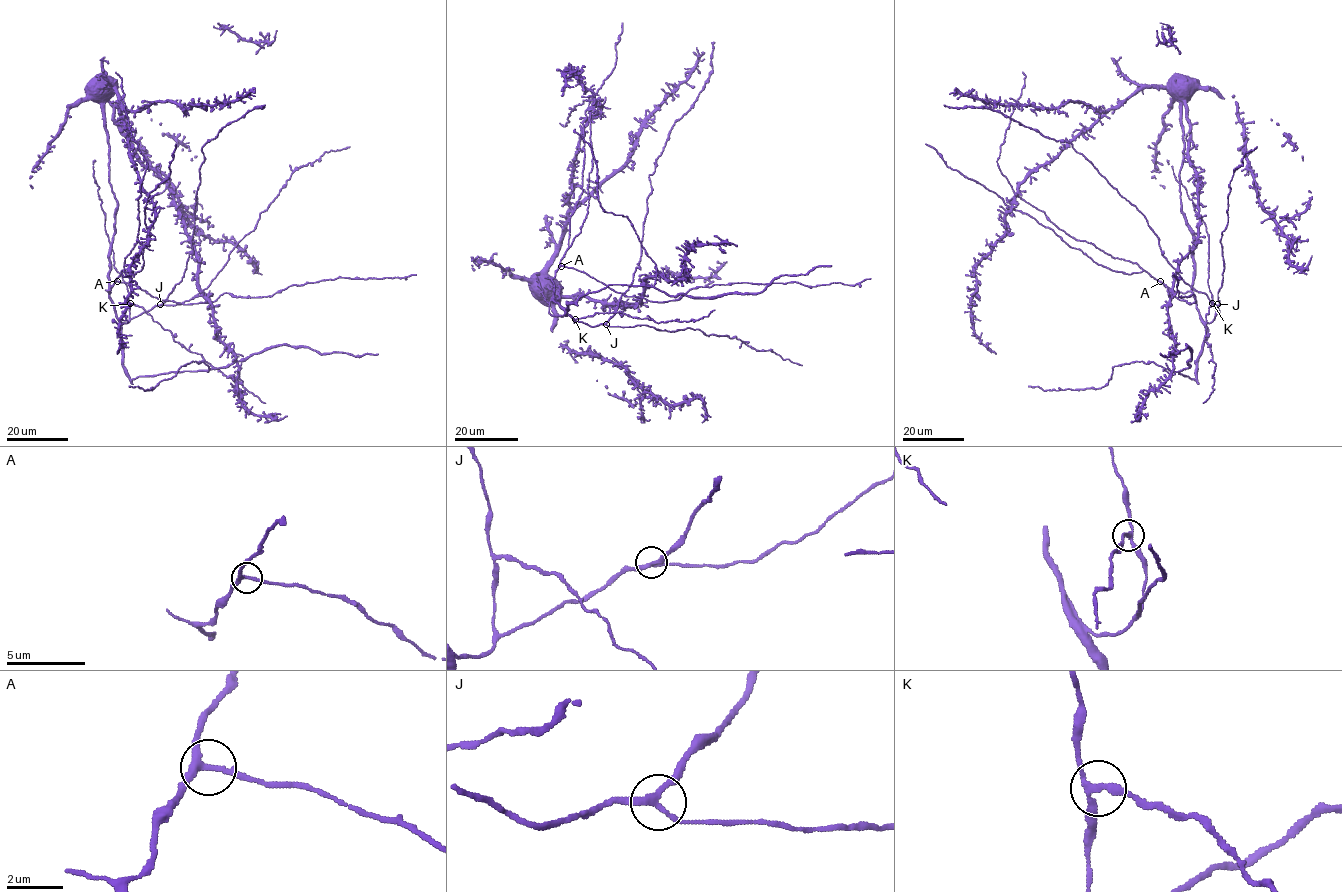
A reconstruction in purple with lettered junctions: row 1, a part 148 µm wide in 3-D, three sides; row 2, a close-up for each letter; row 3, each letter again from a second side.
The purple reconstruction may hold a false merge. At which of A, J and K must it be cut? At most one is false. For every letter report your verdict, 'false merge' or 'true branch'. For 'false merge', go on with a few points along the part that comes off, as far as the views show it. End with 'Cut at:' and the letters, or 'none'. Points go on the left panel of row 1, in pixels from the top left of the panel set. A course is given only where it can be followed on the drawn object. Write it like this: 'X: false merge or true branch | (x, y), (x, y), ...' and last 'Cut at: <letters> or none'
A: true branch
J: true branch
K: false merge | (131, 304), (140, 306), (169, 330), (174, 340), (199, 354), (265, 403)
Cut at: K

